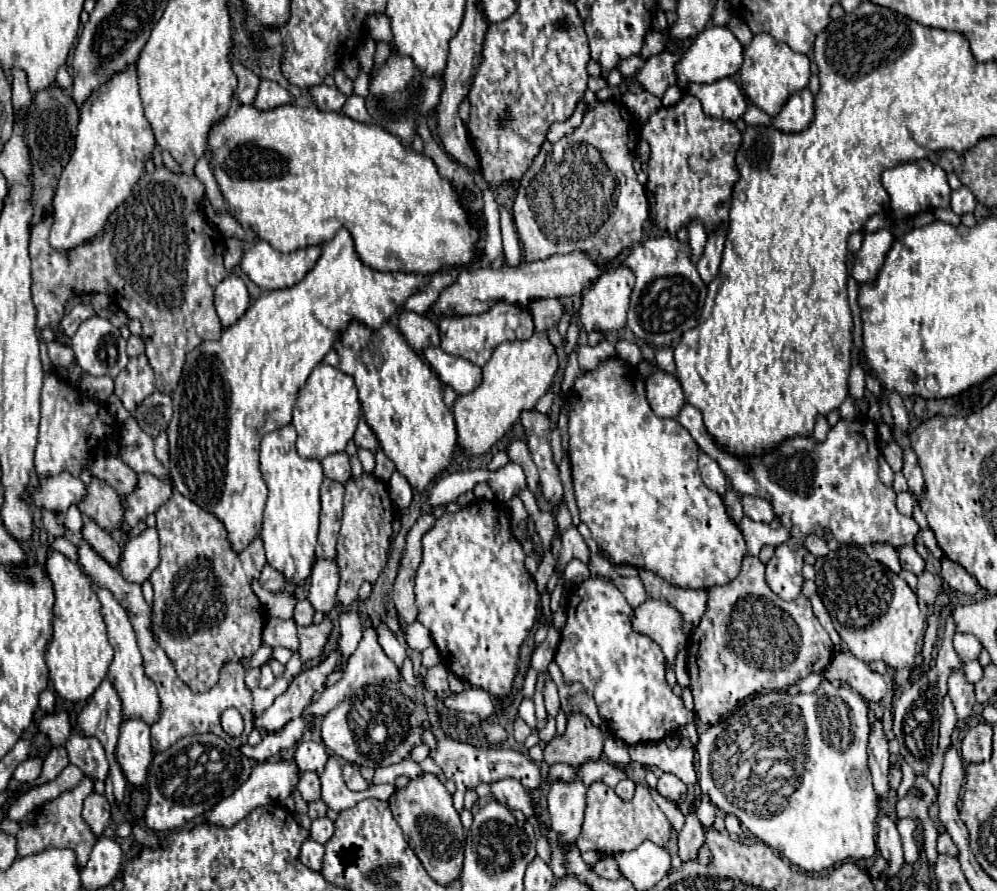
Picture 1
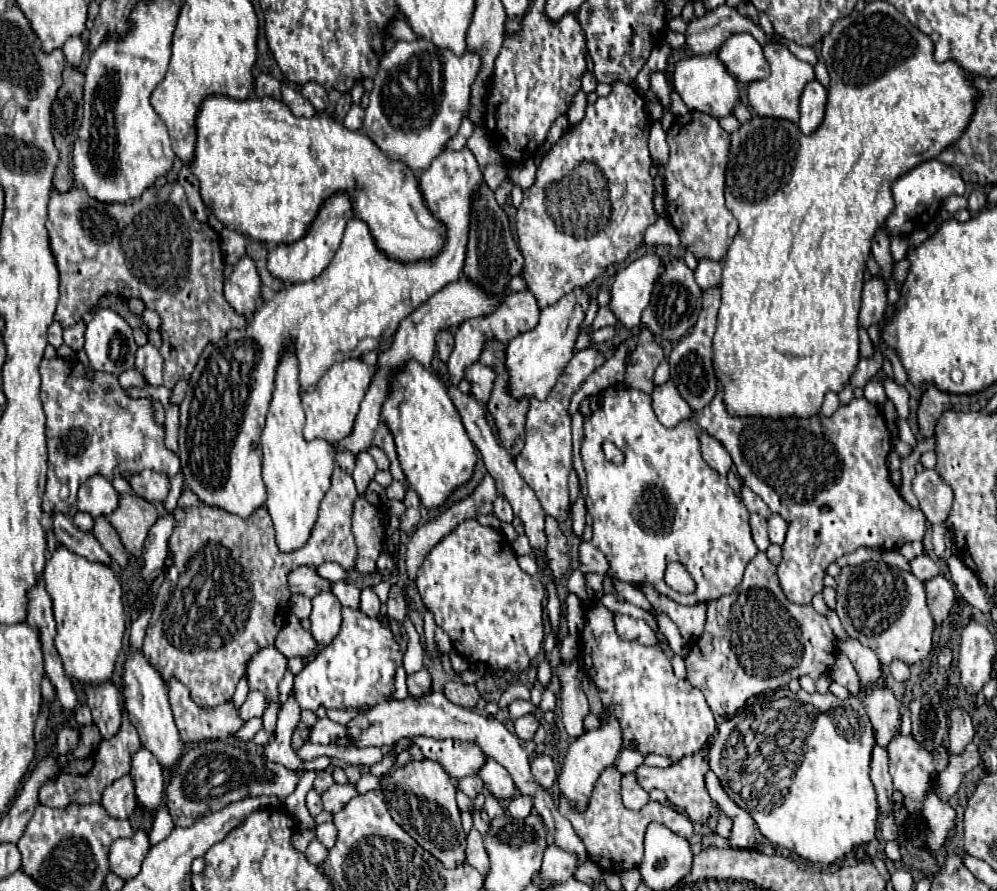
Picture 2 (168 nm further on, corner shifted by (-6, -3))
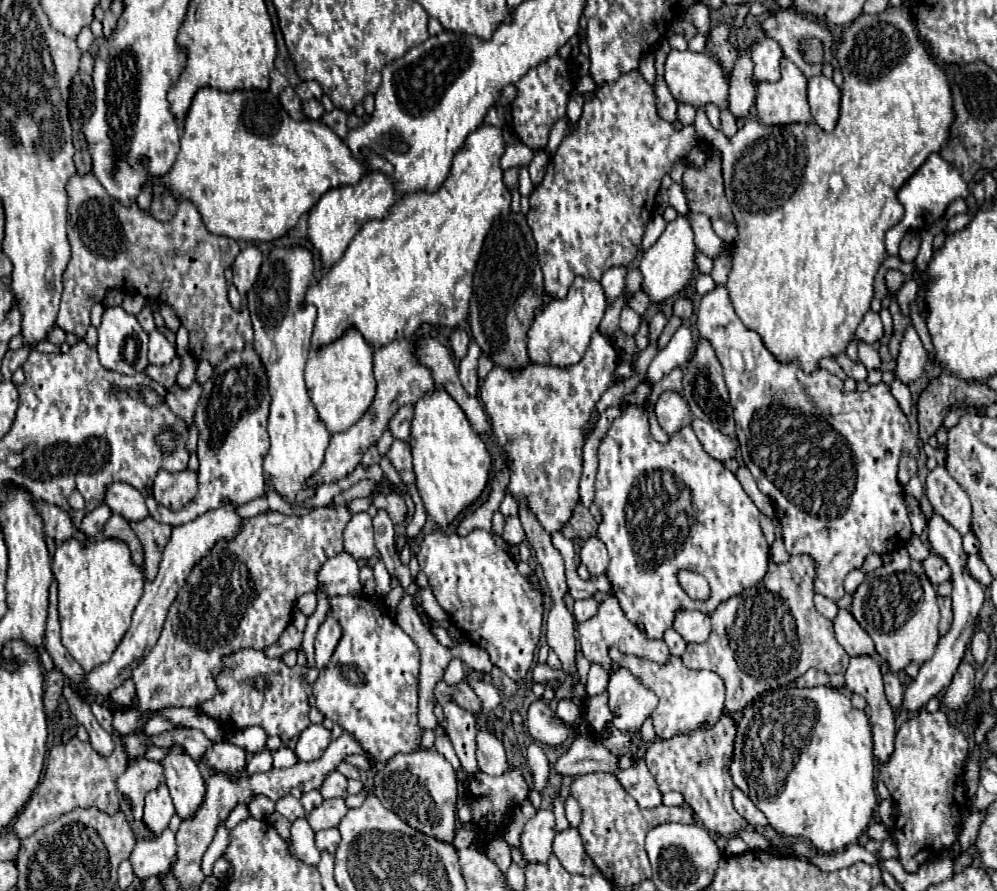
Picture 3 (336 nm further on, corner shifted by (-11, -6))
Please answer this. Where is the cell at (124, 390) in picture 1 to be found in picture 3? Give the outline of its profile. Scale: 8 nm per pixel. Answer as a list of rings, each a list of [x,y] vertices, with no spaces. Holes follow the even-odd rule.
[[[154,328],[150,332],[150,352],[148,352],[150,364],[168,364],[174,356],[176,356],[174,346],[166,340],[166,336],[162,332],[158,332]]]

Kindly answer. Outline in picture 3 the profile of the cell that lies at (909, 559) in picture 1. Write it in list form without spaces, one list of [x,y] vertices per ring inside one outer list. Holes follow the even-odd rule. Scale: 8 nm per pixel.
[[[930,554],[922,564],[924,564],[926,574],[928,574],[928,578],[932,580],[934,586],[938,586],[938,584],[942,584],[946,580],[952,580],[952,570],[950,570],[950,566],[946,564],[946,560],[942,556]]]

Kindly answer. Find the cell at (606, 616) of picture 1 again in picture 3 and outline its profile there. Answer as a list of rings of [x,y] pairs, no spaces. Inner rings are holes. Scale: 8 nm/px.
[[[614,648],[610,656],[614,664],[620,664],[632,670],[634,676],[640,676],[640,680],[644,680],[644,684],[648,684],[648,688],[652,688],[660,698],[656,712],[652,712],[654,728],[660,738],[674,736],[676,732],[692,732],[692,728],[712,726],[720,718],[720,714],[724,714],[724,682],[716,672],[690,670],[678,656],[670,656],[670,662],[666,666],[636,656],[624,656]]]

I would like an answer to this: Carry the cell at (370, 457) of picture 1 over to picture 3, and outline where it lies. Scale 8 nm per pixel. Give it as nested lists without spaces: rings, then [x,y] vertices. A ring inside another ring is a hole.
[[[394,440],[390,452],[388,452],[388,458],[392,460],[394,468],[398,470],[400,478],[410,484],[414,482],[414,468],[412,468],[412,454],[410,454],[410,446],[408,442],[402,442],[402,440]]]

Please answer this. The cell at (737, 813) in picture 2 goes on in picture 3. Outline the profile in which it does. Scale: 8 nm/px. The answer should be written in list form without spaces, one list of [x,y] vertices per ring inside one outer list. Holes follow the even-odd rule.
[[[736,790],[734,792],[734,804],[736,804],[736,810],[752,824],[752,826],[756,826],[756,828],[766,828],[768,826],[768,818],[752,804],[752,800],[744,794],[744,792],[740,792],[740,790]]]

